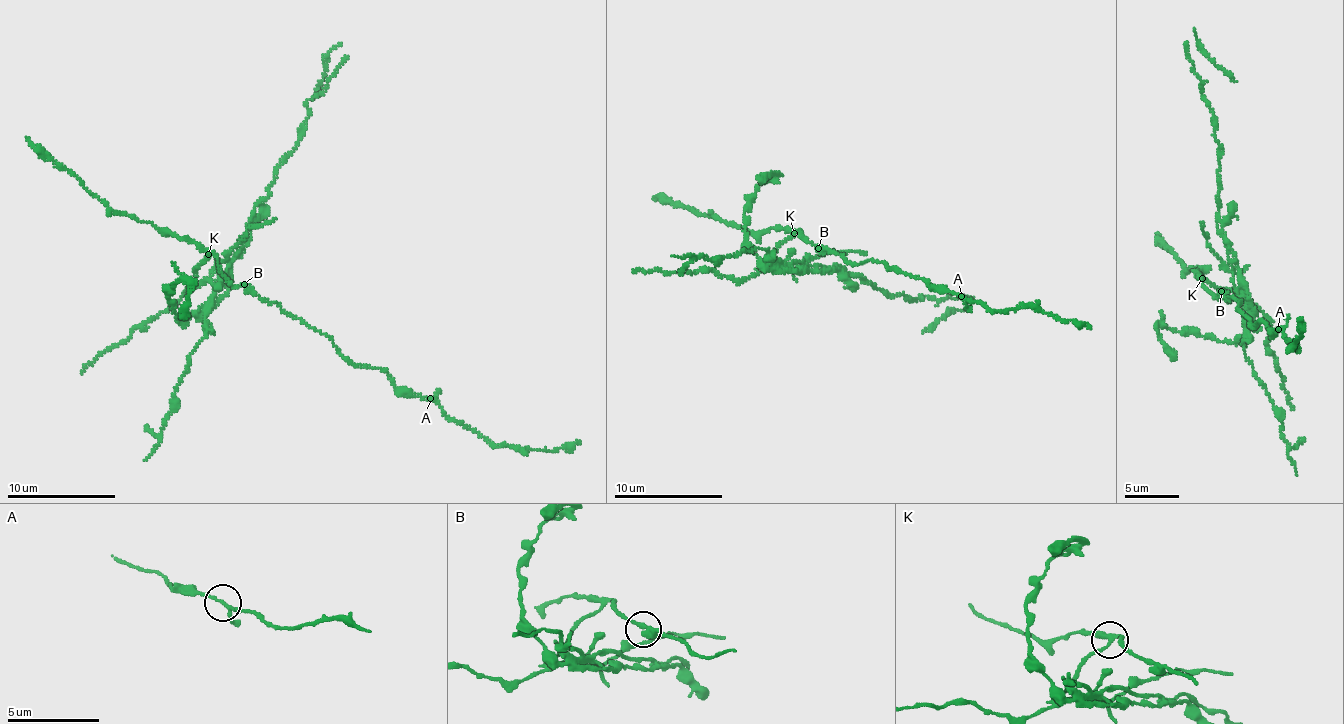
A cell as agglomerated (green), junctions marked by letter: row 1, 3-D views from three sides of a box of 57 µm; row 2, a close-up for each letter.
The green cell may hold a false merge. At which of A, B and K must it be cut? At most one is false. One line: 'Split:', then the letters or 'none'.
Split: K

